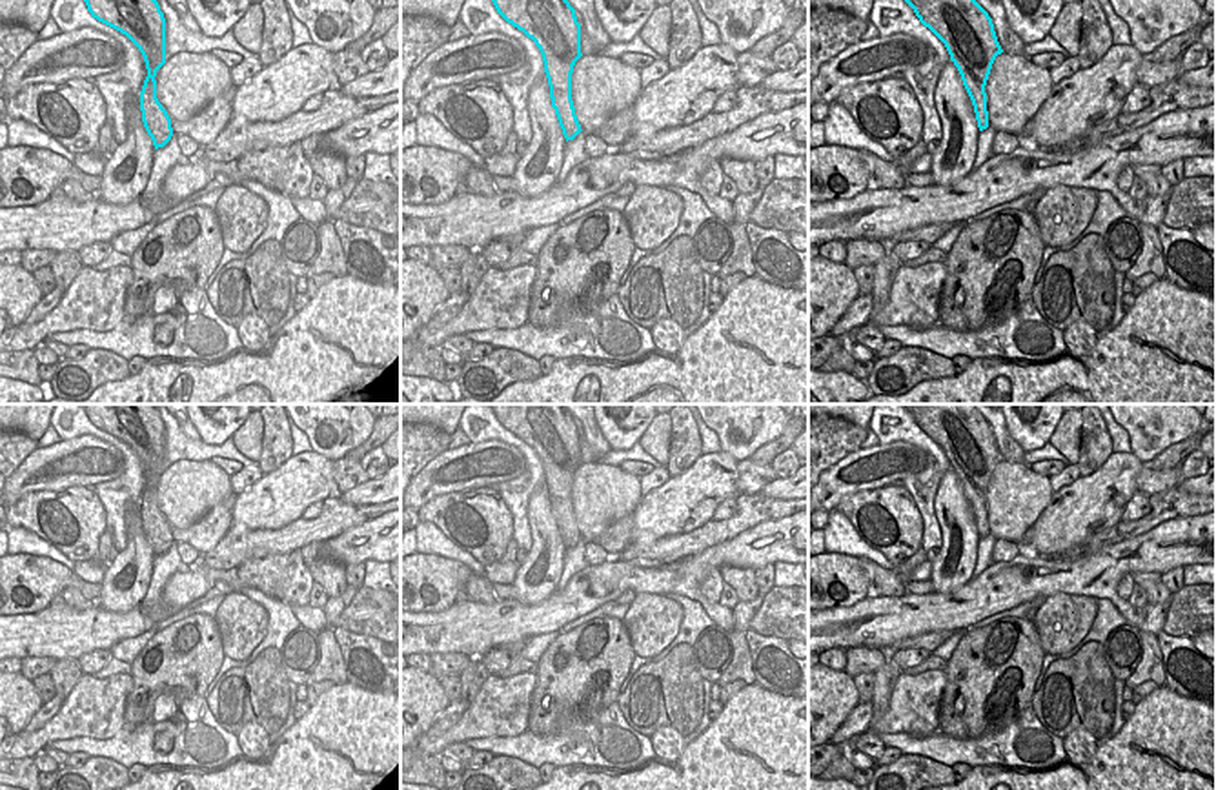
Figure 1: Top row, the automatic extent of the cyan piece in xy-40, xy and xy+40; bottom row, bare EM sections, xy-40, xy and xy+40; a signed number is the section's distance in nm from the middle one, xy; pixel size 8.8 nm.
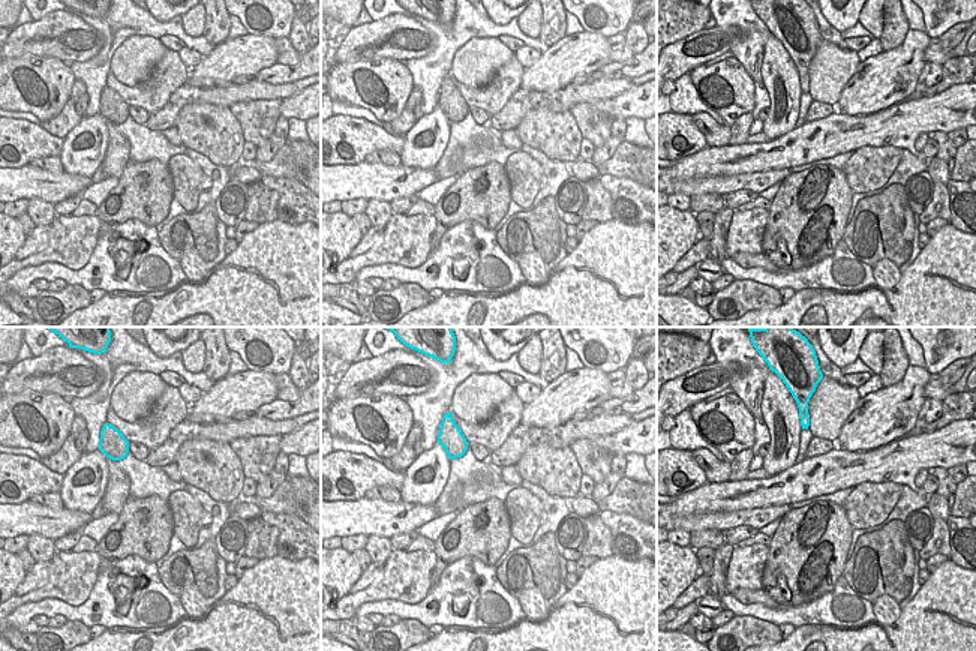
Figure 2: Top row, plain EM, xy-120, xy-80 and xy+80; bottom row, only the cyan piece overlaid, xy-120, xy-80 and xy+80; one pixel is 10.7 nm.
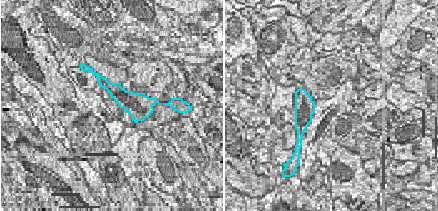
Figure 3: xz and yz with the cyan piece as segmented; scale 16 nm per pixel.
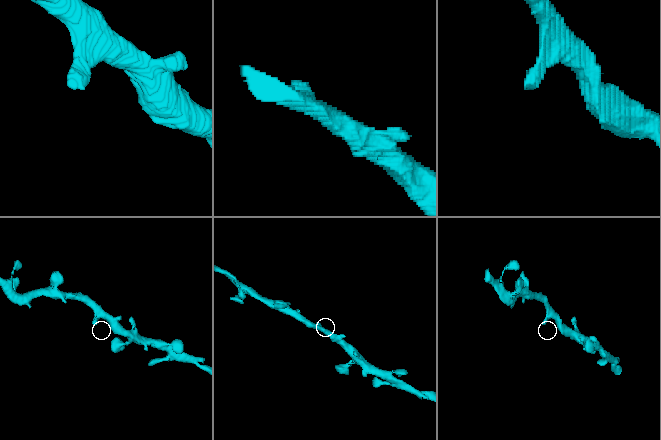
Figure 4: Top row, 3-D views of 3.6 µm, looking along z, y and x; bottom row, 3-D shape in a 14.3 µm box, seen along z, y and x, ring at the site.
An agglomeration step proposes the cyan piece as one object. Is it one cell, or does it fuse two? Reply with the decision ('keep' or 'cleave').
keep

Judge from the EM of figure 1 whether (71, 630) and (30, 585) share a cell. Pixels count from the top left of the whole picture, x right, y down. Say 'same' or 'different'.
different

